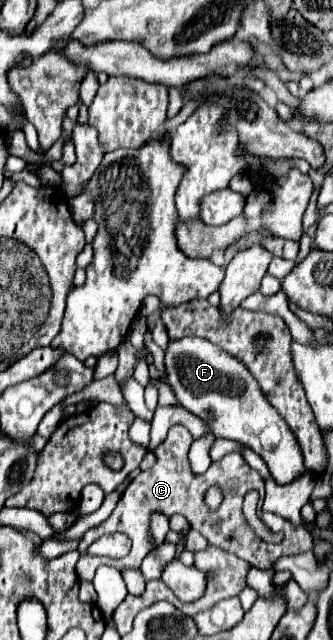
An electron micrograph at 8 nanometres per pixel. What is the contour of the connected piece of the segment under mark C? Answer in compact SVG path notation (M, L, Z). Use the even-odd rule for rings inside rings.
M182 424L170 426L166 440L154 448L156 466L140 472L128 484L128 488L122 494L122 498L118 500L118 506L114 508L112 516L106 522L102 522L98 528L88 530L84 534L80 546L86 546L86 550L88 550L88 546L94 540L98 540L100 536L122 532L132 540L132 550L126 558L116 560L114 566L118 570L140 568L146 554L150 554L150 550L154 548L154 540L148 530L148 518L154 512L161 512L168 518L178 512L184 512L184 518L190 522L190 526L194 530L198 530L212 546L218 546L226 552L236 554L238 558L246 560L254 568L272 568L272 564L284 554L300 554L300 552L308 552L314 548L312 534L308 530L292 526L290 522L284 524L284 530L282 530L284 542L282 544L262 542L256 536L256 532L248 526L246 518L242 516L242 500L244 500L246 492L250 492L250 490L258 490L260 500L262 500L264 498L264 478L256 470L252 470L238 452L230 452L222 460L212 462L212 466L208 468L208 472L204 476L192 476L192 472L188 470L188 460L186 460L190 444L192 444L192 436L186 430L186 426L182 426ZM214 484L222 490L222 504L216 510L208 510L208 506L204 504L204 498L206 498L206 490Z

